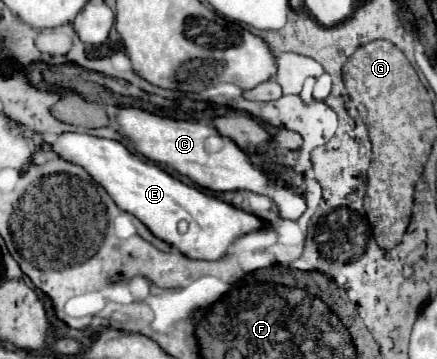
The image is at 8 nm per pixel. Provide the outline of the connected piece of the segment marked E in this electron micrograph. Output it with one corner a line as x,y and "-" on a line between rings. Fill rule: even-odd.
62,132
48,146
58,158
72,164
80,164
112,196
118,208
134,214
158,238
170,242
188,258
218,260
226,254
228,246
236,238
248,232
256,232
264,226
260,218
238,210
214,196
208,196
198,188
182,184
152,162
140,160
122,142
96,138
82,132
-
180,222
188,224
188,230
184,234
178,232

